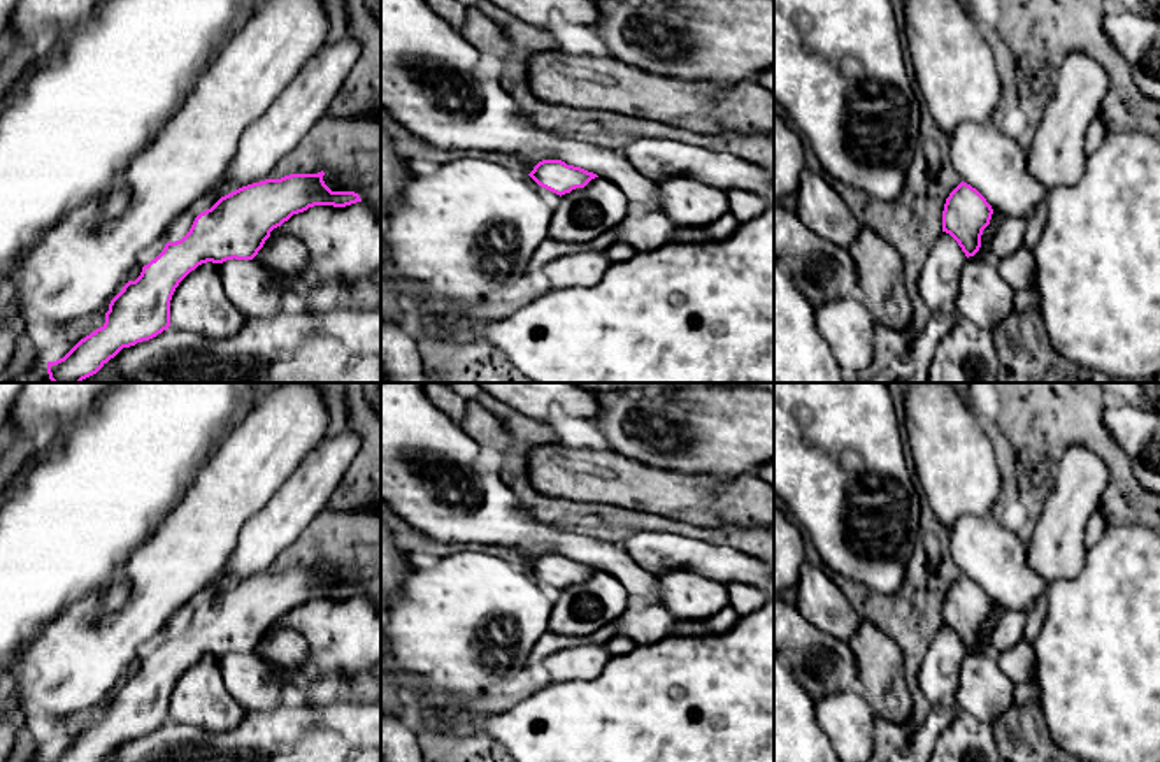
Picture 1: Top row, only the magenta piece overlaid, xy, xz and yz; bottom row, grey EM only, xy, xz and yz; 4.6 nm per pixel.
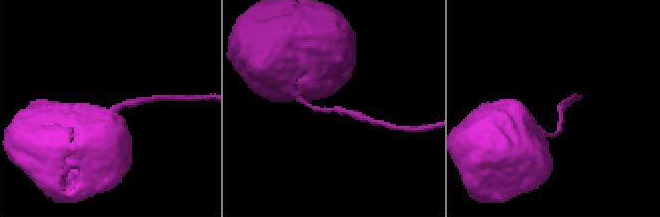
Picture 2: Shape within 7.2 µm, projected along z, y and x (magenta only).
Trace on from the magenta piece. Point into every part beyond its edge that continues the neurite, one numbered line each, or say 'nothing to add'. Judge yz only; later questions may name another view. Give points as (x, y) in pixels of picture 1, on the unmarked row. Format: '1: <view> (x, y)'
nothing to add

